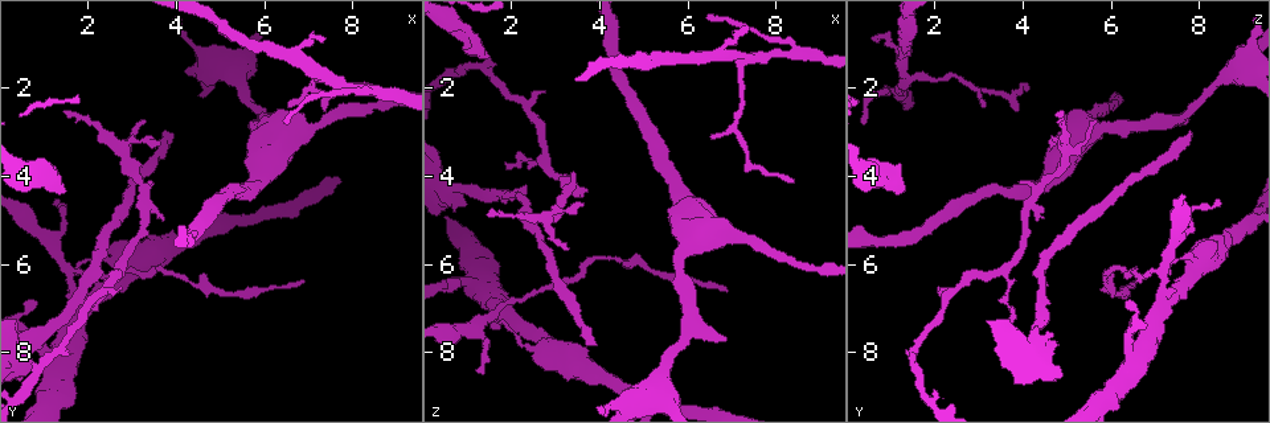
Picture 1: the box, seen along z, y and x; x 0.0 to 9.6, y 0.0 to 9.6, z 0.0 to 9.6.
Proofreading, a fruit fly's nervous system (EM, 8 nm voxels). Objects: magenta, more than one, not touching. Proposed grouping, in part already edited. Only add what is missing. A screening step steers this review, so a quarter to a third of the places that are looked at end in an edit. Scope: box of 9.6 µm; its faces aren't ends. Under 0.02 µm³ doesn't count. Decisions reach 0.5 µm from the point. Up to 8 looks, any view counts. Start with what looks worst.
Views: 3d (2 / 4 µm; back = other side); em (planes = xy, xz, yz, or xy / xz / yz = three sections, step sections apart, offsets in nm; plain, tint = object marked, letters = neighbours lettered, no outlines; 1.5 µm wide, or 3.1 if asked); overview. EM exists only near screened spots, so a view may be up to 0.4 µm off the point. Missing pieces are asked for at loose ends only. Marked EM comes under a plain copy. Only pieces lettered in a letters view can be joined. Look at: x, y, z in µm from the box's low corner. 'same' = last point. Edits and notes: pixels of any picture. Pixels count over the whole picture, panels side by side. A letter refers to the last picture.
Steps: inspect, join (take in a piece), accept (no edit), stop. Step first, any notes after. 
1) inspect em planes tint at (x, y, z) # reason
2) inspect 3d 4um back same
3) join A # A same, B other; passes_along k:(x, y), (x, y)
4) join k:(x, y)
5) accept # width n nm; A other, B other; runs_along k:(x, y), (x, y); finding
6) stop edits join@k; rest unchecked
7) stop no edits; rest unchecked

inspect em planes letters at (3.85, 3.00, 7.85) # branch stops here

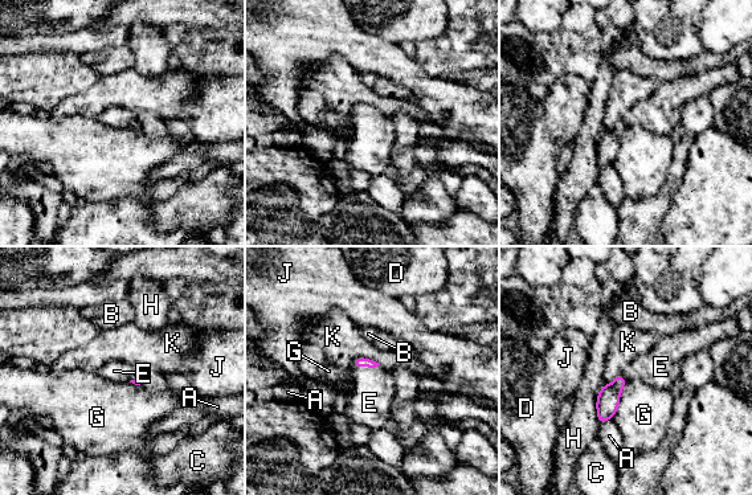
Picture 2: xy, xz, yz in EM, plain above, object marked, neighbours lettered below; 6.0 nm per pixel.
join E # A other, B other, C other, D other, E same, G other, H other, J other, K other; passes_along 2:(360, 361), (366, 365), (370, 403); the neuron continues

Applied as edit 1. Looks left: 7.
inspect em planes tint at (0.95, 3.75, 1.05) # branch stops here

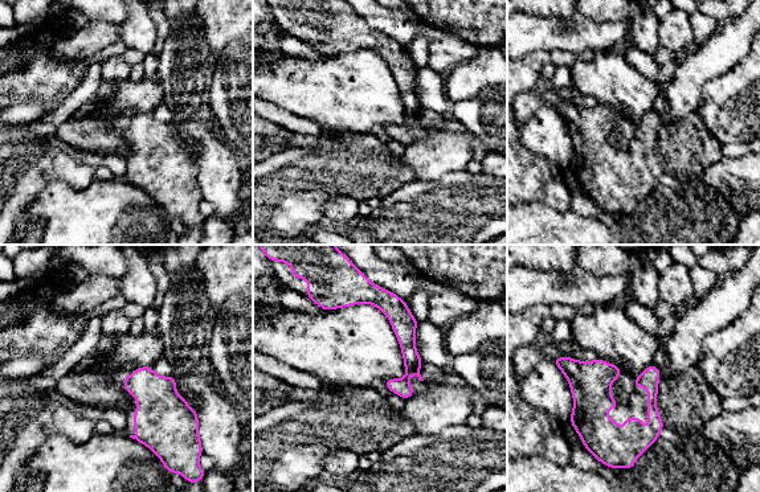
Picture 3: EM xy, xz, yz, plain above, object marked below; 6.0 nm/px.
inspect em planes letters same

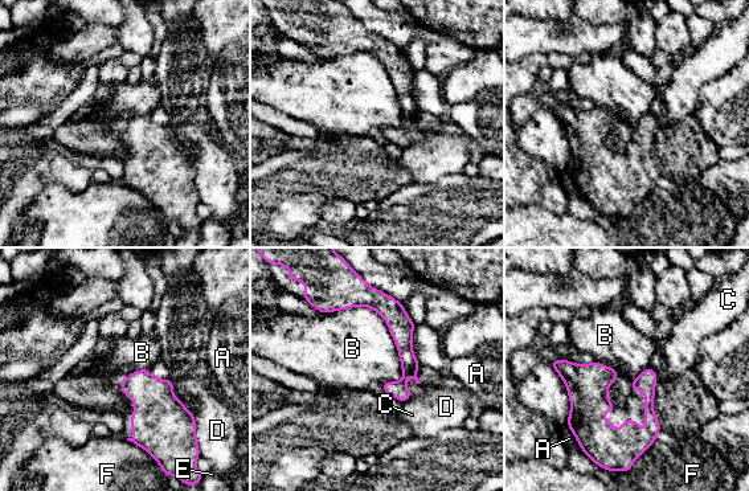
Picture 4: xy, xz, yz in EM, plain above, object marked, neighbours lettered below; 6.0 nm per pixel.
accept # A other, B other, C other, D other, E other, F other; runs_along 4:(556, 363), (638, 450); none of them fits

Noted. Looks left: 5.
inspect em planes letters at (6.90, 2.55, 7.65)

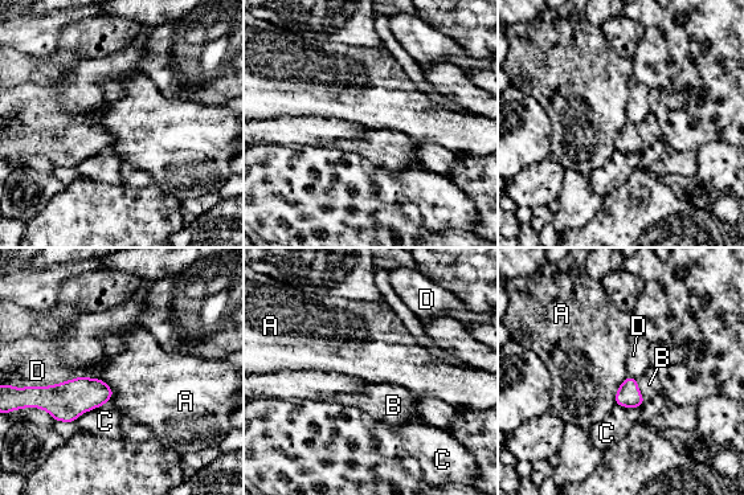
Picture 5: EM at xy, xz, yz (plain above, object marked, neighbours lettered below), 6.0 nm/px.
join B # longest_contact D 360 nm; A other, B same, C other, D other; passes_along 5:(628, 395), (640, 391), (649, 384); it goes on there

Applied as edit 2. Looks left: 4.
stop edits join@2, join@5; rest unchecked

